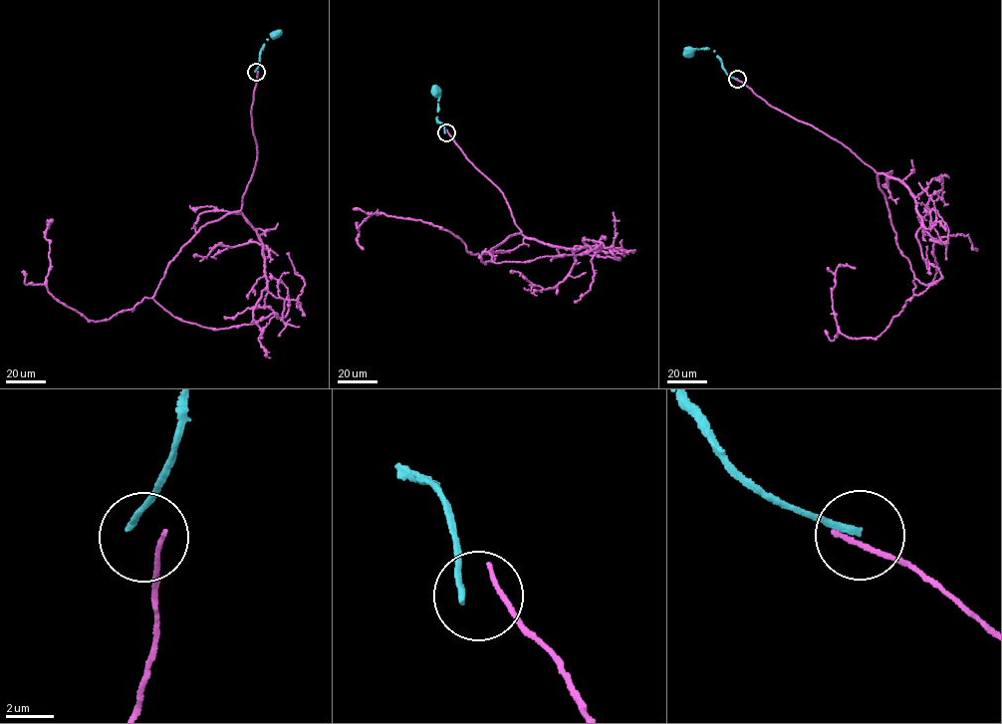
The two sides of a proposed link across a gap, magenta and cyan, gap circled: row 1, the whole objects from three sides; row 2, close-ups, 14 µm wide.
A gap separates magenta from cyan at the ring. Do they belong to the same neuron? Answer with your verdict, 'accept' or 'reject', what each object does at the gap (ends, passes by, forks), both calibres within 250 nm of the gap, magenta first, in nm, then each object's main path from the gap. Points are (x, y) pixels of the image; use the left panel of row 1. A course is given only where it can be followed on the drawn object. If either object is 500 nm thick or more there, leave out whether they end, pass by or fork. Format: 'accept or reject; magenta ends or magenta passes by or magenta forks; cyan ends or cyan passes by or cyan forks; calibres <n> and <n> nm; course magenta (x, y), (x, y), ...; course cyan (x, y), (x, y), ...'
reject; magenta ends; cyan ends; calibres 240 and 260 nm; course magenta (257, 73), (257, 157), (240, 210), (200, 228), (154, 295), (96, 322), (57, 301), (49, 228); course cyan (255, 72), (263, 45), (275, 35)

